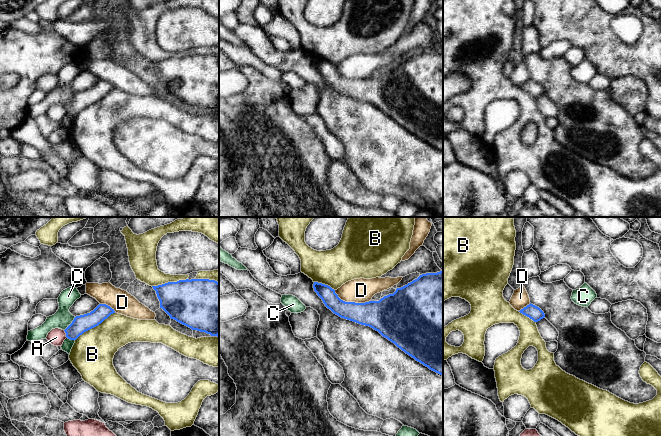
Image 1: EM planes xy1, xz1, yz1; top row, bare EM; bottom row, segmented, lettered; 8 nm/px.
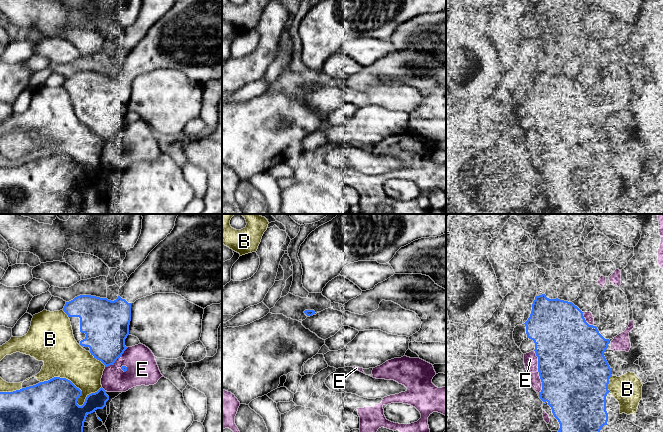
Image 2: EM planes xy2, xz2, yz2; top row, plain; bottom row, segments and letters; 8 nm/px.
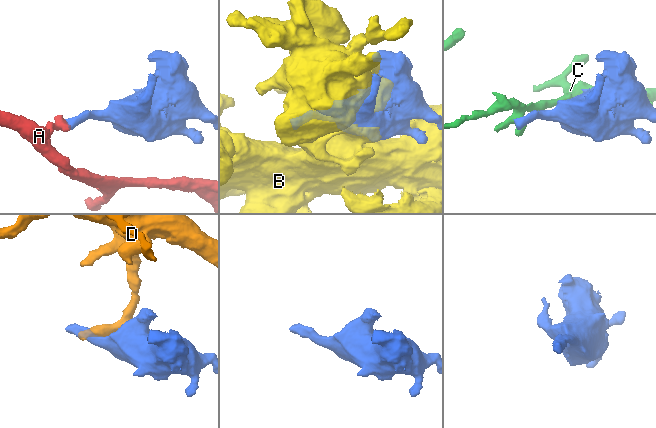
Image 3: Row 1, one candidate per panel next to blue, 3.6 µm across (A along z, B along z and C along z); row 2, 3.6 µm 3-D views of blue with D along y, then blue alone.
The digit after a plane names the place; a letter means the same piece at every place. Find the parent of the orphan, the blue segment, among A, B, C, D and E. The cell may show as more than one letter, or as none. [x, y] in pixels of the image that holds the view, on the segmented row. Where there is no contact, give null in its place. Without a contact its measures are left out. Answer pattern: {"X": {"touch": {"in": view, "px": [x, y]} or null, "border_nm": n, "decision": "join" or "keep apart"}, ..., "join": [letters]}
{"A": {"touch": {"in": "xy1", "px": [66, 334]}, "border_nm": 70, "decision": "keep apart"}, "B": {"touch": {"in": "xy2", "px": [80, 390]}, "border_nm": 500, "decision": "keep apart"}, "C": {"touch": {"in": "xy1", "px": [70, 324]}, "border_nm": 140, "decision": "keep apart"}, "D": {"touch": {"in": "xz1", "px": [351, 302]}, "border_nm": 300, "decision": "keep apart"}, "E": {"touch": {"in": "yz2", "px": [538, 371]}, "border_nm": 340, "decision": "keep apart"}, "join": []}

